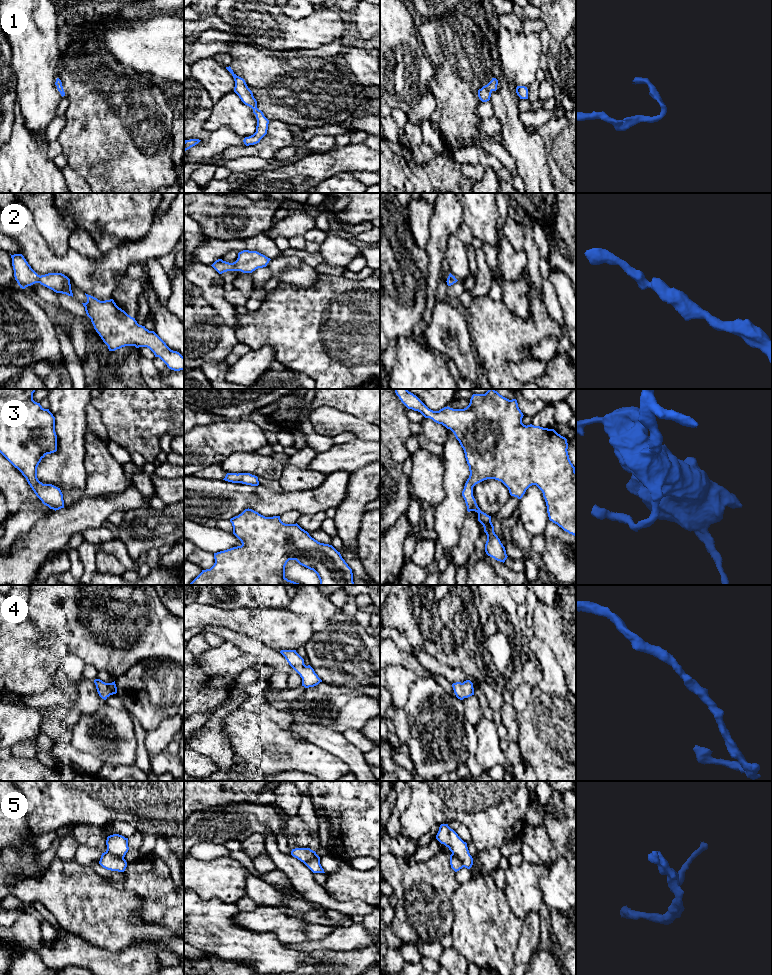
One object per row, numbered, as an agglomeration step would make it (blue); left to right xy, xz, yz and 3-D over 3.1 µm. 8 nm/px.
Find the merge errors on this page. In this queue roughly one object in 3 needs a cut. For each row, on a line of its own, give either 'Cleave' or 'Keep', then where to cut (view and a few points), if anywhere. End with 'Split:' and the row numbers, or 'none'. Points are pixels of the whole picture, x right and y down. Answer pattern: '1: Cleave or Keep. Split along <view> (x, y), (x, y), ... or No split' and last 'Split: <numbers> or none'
1: Keep. No split
2: Keep. No split
3: Keep. No split
4: Keep. No split
5: Cleave. Split along xy (106, 851), (123, 858)
Split: 5

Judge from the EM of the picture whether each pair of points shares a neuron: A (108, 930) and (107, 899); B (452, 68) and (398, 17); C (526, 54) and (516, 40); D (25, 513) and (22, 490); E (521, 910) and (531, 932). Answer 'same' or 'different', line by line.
A: same
B: different
C: same
D: different
E: different

